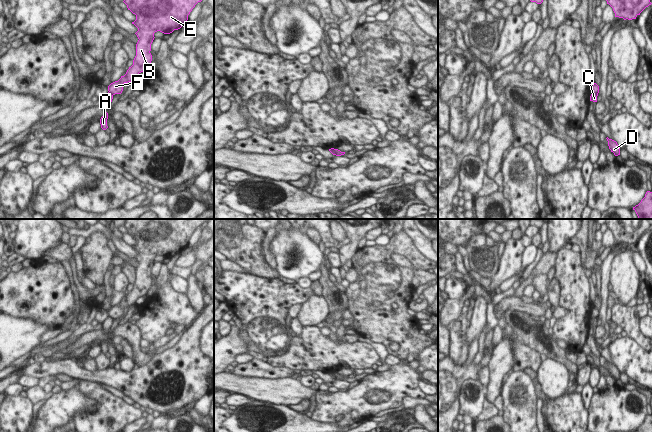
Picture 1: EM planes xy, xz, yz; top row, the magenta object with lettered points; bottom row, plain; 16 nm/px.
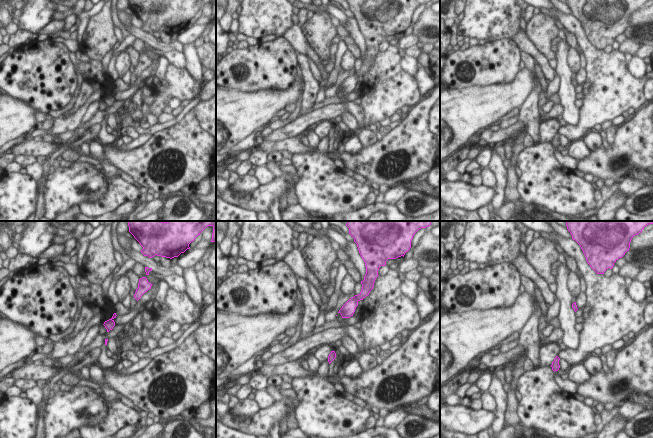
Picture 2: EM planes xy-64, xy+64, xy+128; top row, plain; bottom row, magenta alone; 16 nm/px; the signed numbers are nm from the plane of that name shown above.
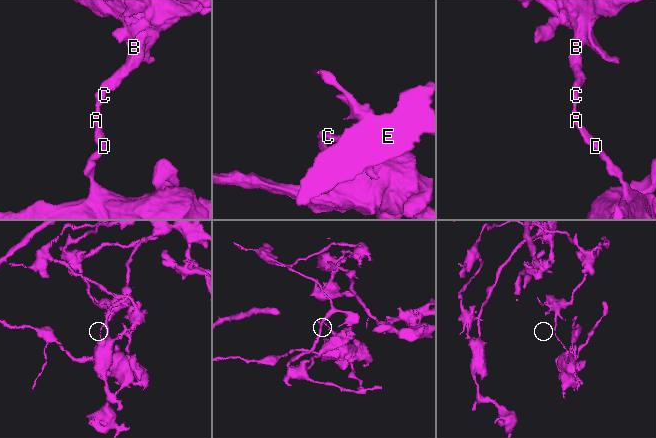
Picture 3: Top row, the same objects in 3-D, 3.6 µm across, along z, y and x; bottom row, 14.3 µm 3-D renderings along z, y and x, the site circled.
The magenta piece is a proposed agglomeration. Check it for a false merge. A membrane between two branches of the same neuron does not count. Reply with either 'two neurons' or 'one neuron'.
two neurons

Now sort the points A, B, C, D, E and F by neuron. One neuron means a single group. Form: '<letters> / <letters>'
A C D / B E F

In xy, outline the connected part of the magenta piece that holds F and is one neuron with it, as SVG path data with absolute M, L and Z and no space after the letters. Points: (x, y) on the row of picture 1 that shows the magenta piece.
M124 0L128 10L136 15L136 20L132 22L138 31L135 33L138 37L136 44L136 56L133 60L133 65L129 67L126 74L121 76L118 81L111 83L108 86L108 91L112 94L121 94L123 91L123 84L135 80L135 77L146 71L147 67L152 61L151 44L154 40L154 33L160 31L164 34L170 34L174 30L180 29L188 20L188 15L198 2L202 0Z

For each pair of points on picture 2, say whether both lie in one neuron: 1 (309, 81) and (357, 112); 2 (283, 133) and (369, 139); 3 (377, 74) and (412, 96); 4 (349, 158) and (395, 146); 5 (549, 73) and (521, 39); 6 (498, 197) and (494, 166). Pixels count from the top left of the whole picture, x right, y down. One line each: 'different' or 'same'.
1: different
2: same
3: same
4: same
5: same
6: same

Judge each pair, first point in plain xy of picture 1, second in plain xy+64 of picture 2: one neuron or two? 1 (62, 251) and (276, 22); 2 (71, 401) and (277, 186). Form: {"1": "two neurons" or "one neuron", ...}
{"1": "two neurons", "2": "one neuron"}

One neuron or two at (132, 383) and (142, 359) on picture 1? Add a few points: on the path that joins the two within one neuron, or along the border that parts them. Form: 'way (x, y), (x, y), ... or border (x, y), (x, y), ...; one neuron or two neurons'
border (150, 358), (144, 365), (137, 367); two neurons

